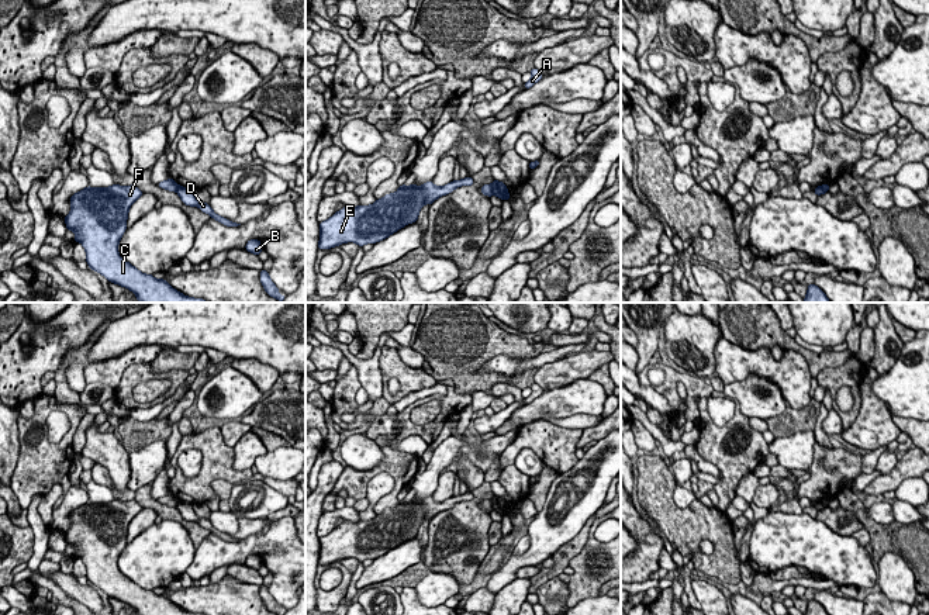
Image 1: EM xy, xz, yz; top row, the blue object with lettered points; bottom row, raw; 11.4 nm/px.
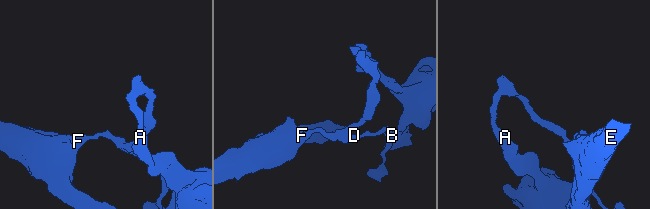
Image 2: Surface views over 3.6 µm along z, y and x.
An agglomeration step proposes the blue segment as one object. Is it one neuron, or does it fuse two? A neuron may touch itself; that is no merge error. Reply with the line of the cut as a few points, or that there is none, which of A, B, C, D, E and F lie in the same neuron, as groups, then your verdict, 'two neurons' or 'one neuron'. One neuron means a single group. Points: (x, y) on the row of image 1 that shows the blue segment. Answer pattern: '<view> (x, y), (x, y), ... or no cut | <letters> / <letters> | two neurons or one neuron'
xz (490, 185), (494, 194) | A B D / C E F | two neurons

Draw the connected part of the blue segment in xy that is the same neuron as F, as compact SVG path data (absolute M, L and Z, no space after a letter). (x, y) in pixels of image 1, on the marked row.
M134 184L90 187L70 197L66 228L86 251L86 262L108 281L131 290L138 303L208 303L175 290L166 280L145 274L124 260L118 243L127 229L129 207L144 193Z

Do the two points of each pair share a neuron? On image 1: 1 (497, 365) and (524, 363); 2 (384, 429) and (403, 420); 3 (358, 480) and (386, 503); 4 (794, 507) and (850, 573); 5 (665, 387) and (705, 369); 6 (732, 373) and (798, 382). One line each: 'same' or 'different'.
1: same
2: same
3: same
4: different
5: different
6: same

